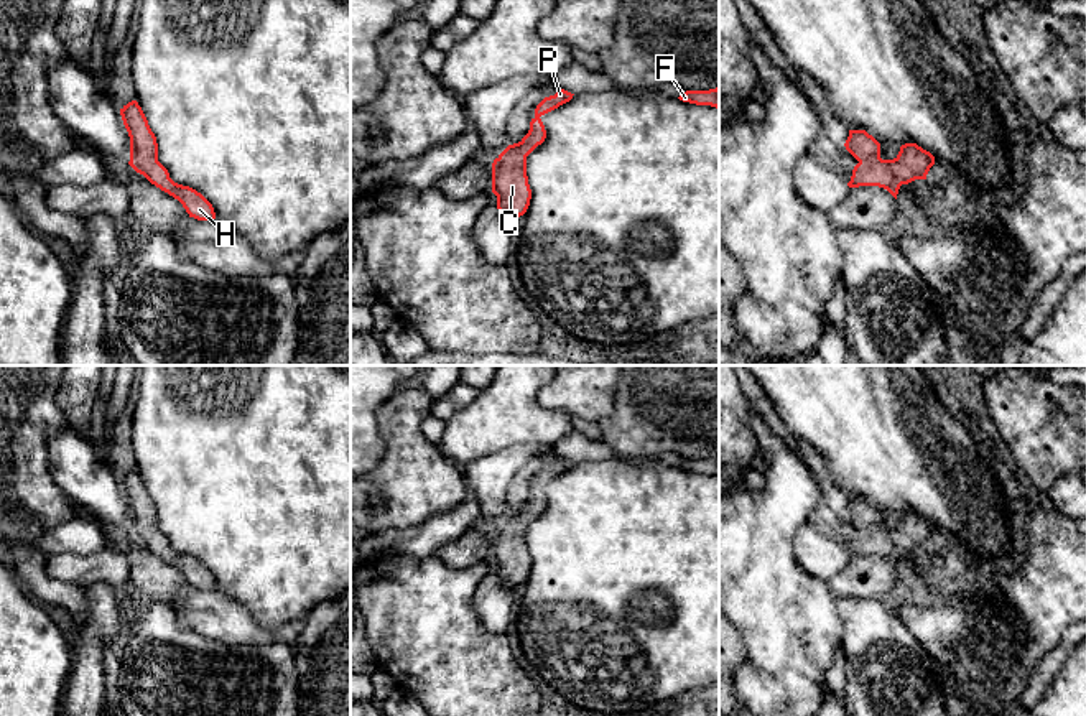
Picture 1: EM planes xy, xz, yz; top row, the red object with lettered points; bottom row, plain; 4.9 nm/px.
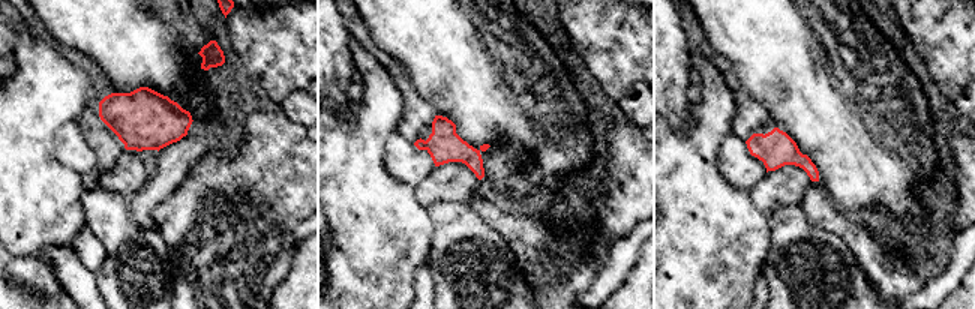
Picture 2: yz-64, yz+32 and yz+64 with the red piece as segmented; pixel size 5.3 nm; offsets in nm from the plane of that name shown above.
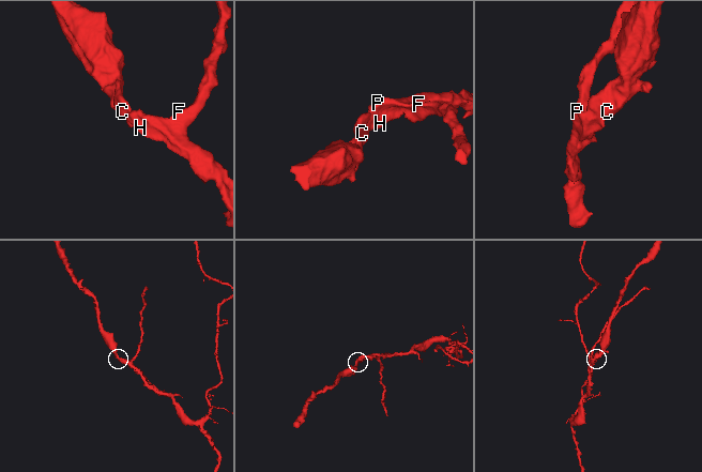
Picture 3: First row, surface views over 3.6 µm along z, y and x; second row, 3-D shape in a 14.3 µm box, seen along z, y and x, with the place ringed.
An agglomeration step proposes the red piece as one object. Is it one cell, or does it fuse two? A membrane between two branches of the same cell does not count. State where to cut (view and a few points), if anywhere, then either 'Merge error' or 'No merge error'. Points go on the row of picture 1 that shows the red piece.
No split. No merge error

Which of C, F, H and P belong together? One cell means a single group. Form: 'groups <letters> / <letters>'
groups C F H P

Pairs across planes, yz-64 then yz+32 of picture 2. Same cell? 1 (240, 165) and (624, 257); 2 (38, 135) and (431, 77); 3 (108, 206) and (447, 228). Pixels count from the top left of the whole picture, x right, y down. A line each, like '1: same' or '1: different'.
1: different
2: different
3: same

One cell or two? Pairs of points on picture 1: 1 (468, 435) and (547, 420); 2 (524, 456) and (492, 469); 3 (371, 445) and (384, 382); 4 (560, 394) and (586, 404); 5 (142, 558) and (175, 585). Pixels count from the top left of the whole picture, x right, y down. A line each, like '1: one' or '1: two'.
1: one
2: one
3: one
4: one
5: one

